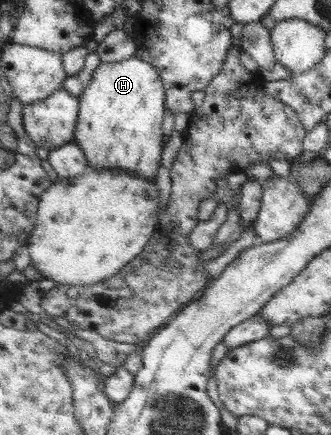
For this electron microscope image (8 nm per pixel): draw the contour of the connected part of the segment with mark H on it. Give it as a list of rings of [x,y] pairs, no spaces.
[[[136,55],[123,62],[102,63],[79,99],[81,112],[75,141],[84,150],[89,166],[94,169],[134,171],[150,181],[155,181],[164,148],[162,120],[166,110],[166,87],[157,67],[146,59],[136,58]]]

